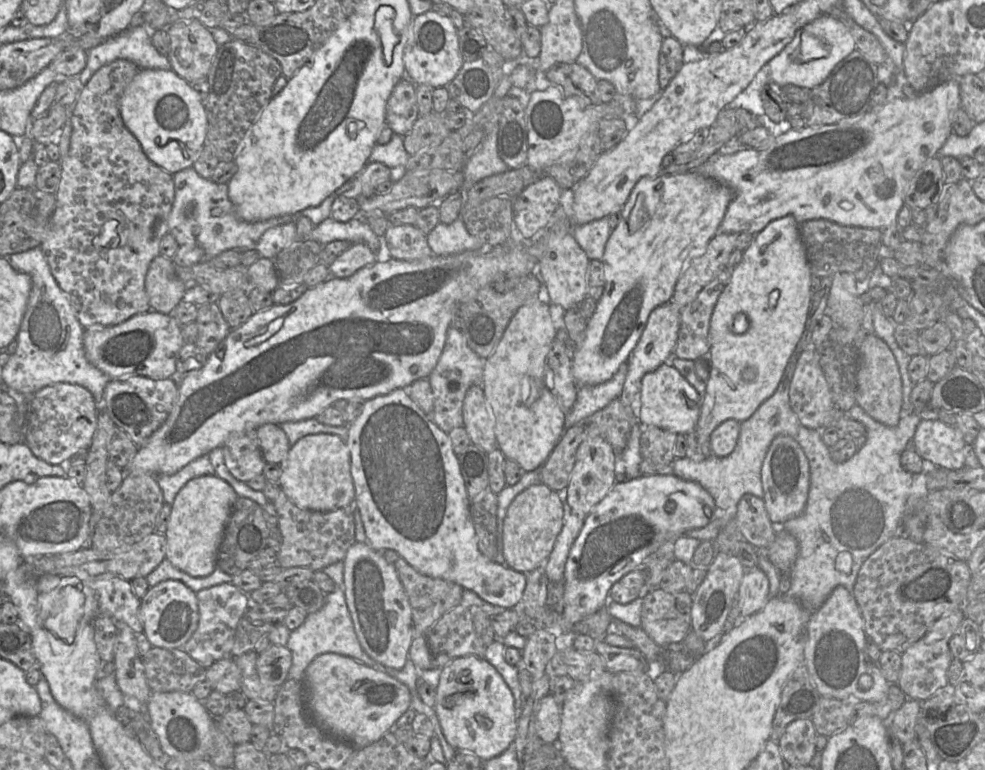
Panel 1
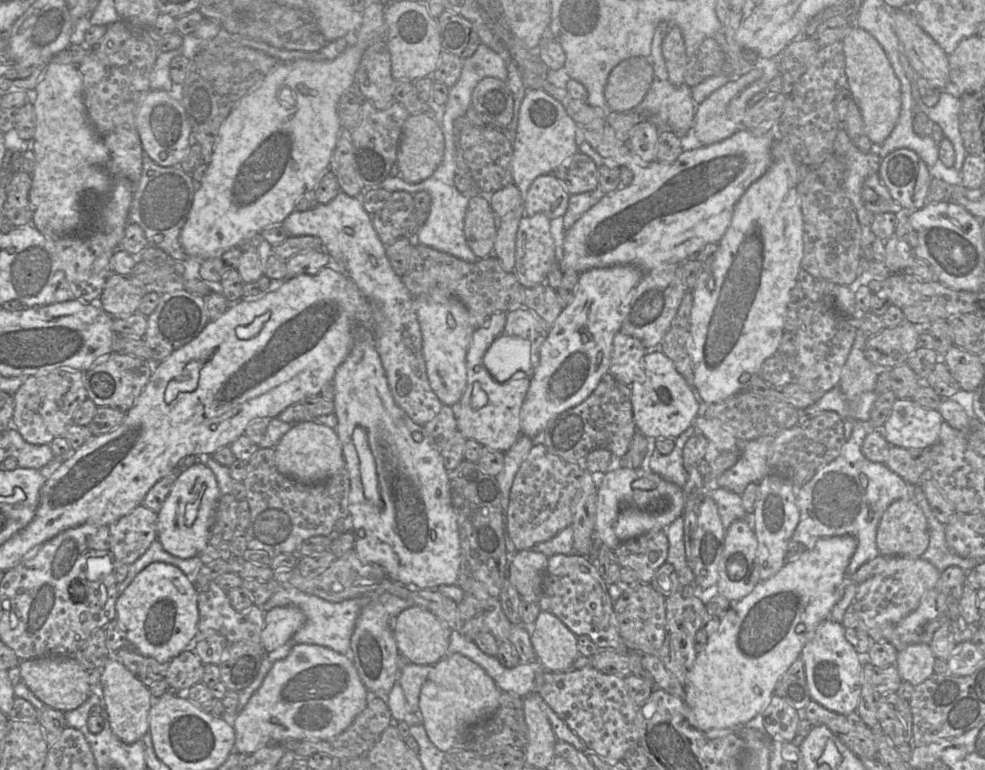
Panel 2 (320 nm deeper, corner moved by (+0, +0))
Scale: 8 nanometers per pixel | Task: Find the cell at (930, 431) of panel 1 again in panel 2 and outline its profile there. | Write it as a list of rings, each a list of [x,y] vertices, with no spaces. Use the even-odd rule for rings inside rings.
[[[897,399],[882,428],[875,430],[882,430],[883,436],[891,446],[928,449],[937,441],[943,422],[938,410],[925,408],[912,399]]]

